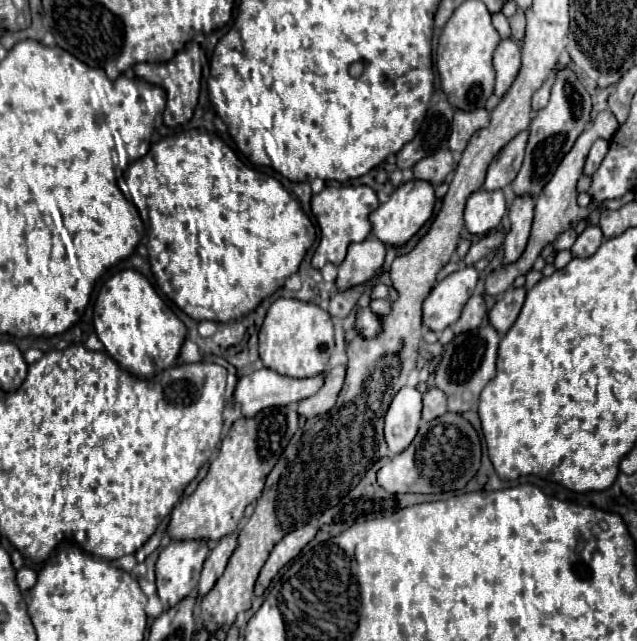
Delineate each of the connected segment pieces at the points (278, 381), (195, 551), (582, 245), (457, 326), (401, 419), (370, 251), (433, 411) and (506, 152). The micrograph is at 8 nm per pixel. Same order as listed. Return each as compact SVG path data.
M263 367L259 371L253 371L251 375L239 377L237 387L235 387L235 401L241 405L245 417L253 417L265 407L279 407L279 405L299 403L299 401L311 397L313 393L317 393L323 383L325 383L325 373L319 373L319 375L309 377L309 379L291 379L291 377L279 375L273 369L265 369Z
M205 539L171 541L157 561L157 593L163 609L175 607L197 587L197 573L209 553Z
M587 225L587 229L577 237L571 251L575 257L591 257L601 243L603 243L603 231L599 229L599 225Z
M473 295L467 301L467 305L463 307L463 313L461 313L459 321L453 323L451 329L453 329L455 335L473 331L485 321L485 317L487 317L487 307L485 307L485 301L483 301L483 295Z
M403 387L391 401L385 413L385 441L391 455L401 453L411 445L421 421L421 393L413 387Z
M367 237L361 243L351 243L347 257L339 265L337 289L345 291L349 287L369 281L385 261L385 245L377 237Z
M431 387L423 395L423 419L433 421L435 417L441 417L447 411L447 397L441 389Z
M527 131L517 133L499 153L497 159L491 161L489 171L487 171L487 179L485 179L485 189L493 191L493 189L503 189L505 185L511 185L513 179L519 173L519 167L523 163L523 153L525 153L525 145L527 145Z

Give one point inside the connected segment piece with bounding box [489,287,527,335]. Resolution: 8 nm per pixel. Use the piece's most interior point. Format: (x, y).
(502, 316)

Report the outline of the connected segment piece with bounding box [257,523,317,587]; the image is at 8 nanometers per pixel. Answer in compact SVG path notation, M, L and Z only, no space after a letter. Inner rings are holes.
M307 523L305 527L301 529L295 529L291 533L287 533L271 551L267 563L263 565L261 573L259 573L259 579L257 583L261 583L263 587L267 587L271 583L271 579L277 575L277 571L287 565L293 557L299 555L299 551L315 537L317 533L317 525L315 523Z

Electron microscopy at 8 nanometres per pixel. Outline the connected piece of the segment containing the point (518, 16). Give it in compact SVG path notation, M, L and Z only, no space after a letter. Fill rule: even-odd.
M517 9L517 13L513 17L509 17L509 25L511 25L511 37L515 41L521 41L525 35L525 13L521 9Z

